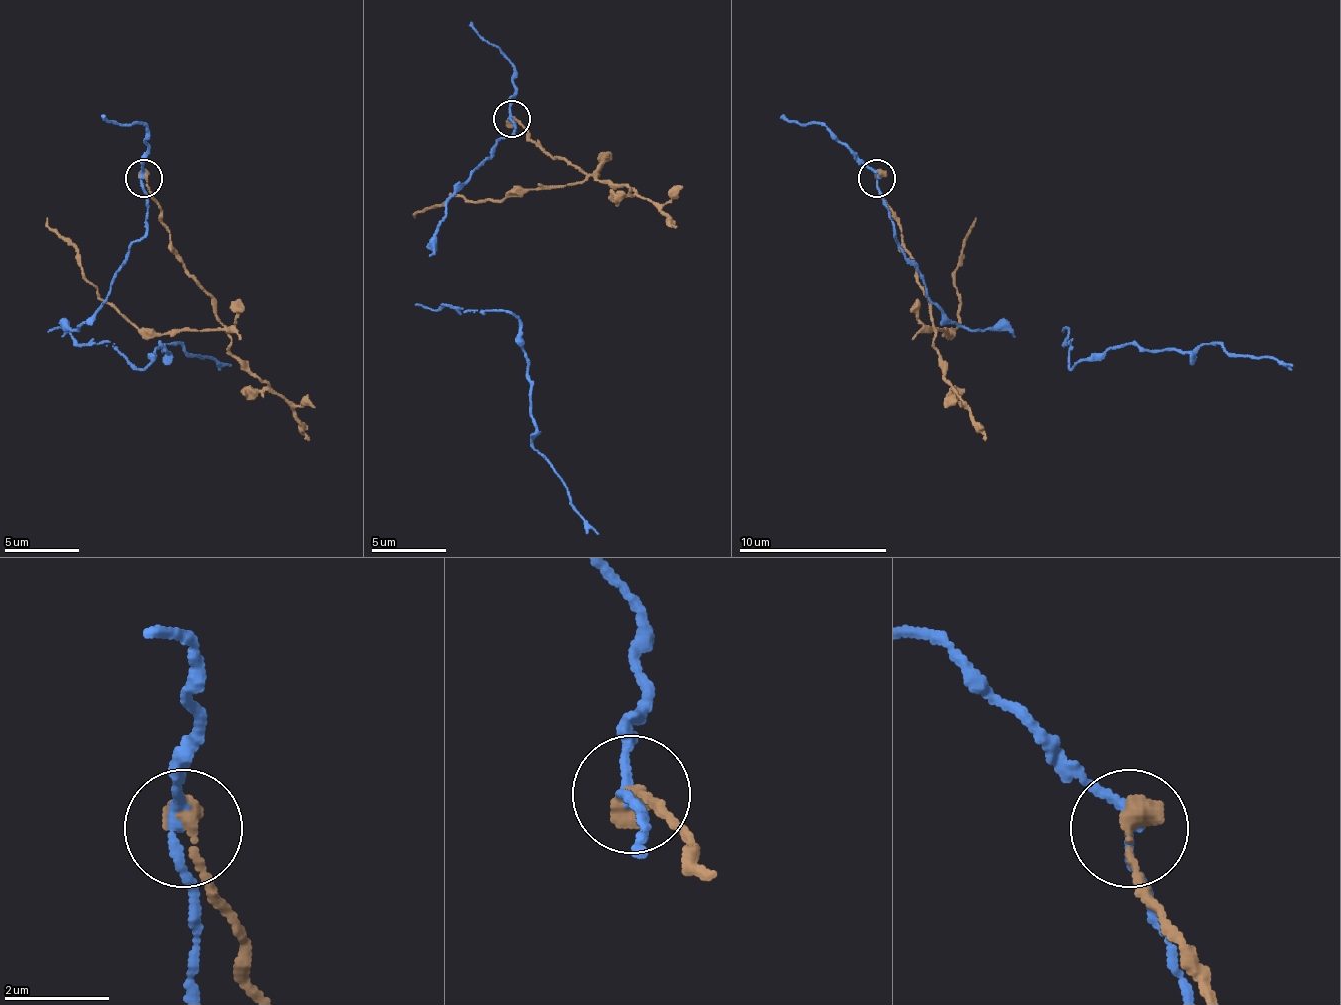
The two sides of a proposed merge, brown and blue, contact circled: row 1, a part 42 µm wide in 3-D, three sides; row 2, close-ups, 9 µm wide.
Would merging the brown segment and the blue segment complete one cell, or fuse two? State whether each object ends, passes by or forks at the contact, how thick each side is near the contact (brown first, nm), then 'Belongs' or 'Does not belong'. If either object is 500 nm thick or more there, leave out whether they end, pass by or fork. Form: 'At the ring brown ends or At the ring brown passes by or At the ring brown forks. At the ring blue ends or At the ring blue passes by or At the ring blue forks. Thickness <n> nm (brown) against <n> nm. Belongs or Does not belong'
At the ring brown ends. At the ring blue passes by. Thickness 480 nm (brown) against 160 nm. Does not belong

